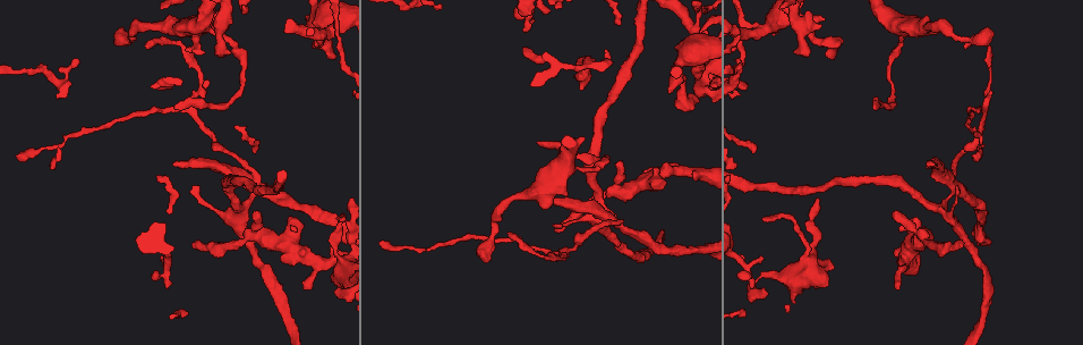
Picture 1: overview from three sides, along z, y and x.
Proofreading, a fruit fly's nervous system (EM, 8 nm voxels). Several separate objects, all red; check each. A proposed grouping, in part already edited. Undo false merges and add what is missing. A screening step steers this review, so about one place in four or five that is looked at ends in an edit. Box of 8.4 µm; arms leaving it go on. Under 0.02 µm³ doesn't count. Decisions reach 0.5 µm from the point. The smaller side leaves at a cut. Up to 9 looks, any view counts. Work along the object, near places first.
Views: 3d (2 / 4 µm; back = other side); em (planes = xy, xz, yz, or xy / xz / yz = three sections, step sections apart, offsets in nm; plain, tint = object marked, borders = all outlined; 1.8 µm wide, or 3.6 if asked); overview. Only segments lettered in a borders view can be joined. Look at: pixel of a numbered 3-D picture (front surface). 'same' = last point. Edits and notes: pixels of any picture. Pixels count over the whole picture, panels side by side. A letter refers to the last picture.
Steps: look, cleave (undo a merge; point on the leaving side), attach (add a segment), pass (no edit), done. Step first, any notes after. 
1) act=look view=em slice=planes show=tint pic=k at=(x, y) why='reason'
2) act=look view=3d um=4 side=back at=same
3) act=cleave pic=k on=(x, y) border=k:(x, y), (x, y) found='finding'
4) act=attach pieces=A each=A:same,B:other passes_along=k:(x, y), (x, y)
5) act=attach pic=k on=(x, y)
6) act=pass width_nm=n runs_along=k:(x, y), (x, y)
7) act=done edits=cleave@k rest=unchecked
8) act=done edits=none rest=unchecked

act=look view=3d um=4 pic=1 at=(833, 55) why='branch stops here'

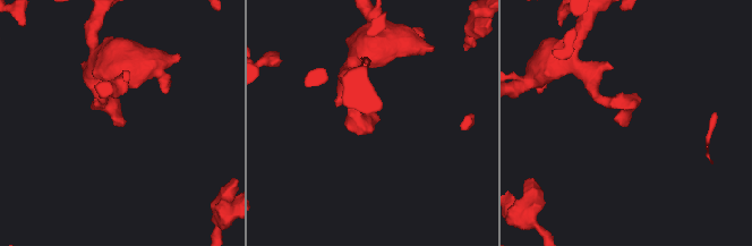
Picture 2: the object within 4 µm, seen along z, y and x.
act=look view=em slice=planes show=tint pic=2 at=(626, 121)

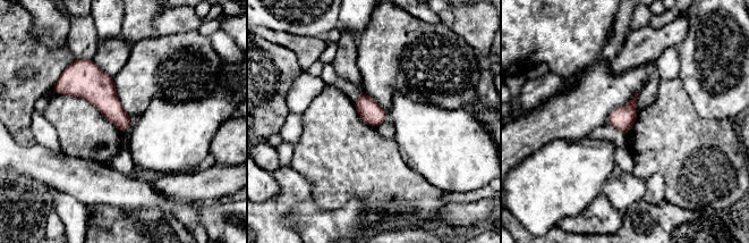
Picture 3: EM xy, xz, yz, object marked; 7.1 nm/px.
act=look view=em slice=planes show=borders at=same why='see the neighbours'

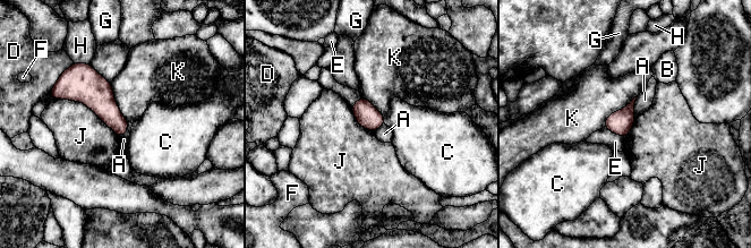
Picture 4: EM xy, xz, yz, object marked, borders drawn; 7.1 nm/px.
act=pass width_nm=160 each=A:other,B:other,C:other,D:other,E:other,F:other,G:other,H:other,J:other,K:other border=4:(51, 96), (83, 102), (119, 137) found='no lettered segment goes on from it'

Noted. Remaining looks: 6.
act=look view=3d um=4 pic=1 at=(227, 49) why='free end'

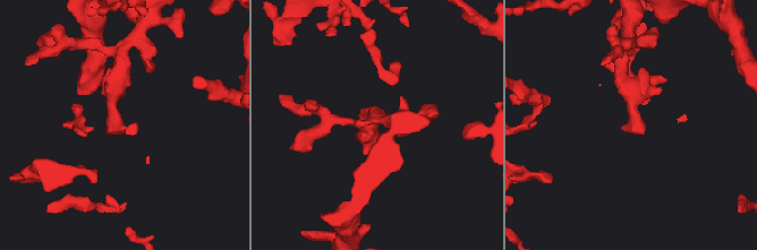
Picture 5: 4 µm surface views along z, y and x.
act=look view=em slice=planes show=tint pic=5 at=(621, 127) why='now the EM'

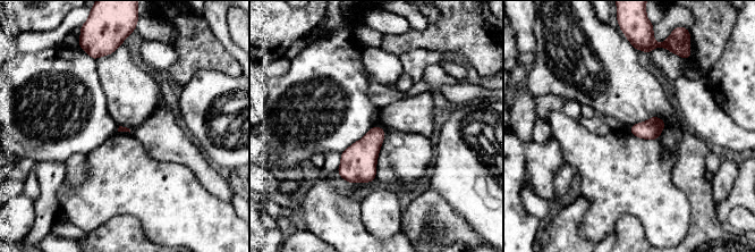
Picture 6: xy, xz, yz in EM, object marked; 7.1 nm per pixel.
act=look view=em slice=planes show=borders at=same why='see the neighbours'

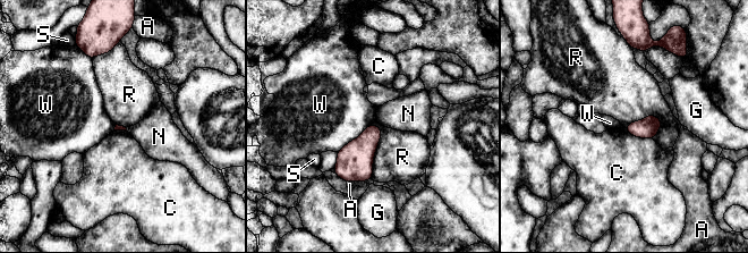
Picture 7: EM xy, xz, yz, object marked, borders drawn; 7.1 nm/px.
act=pass each=A:other,C:other,G:other,N:other,R:other,S:other,W:other border=7:(373, 124), (381, 137), (371, 178) found='none of them fits'

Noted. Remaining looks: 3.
act=look view=3d um=4 pic=1 at=(125, 30)

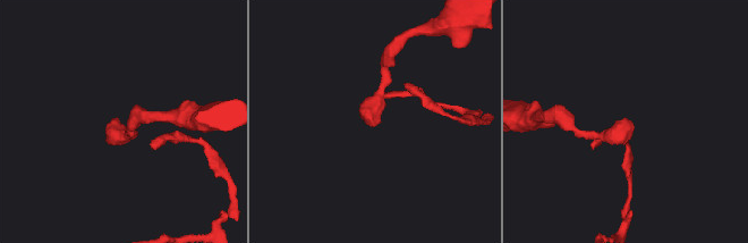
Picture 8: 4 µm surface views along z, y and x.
act=look view=em slice=xy step=8 show=borders pic=8 at=(373, 125) why='shape alone is not enough'

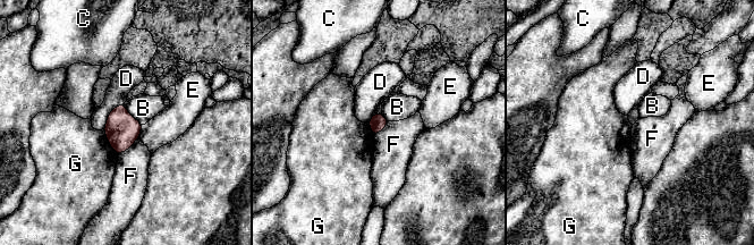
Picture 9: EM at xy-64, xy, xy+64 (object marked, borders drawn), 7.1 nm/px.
act=look view=em slice=planes show=borders at=same why='cut it another way'

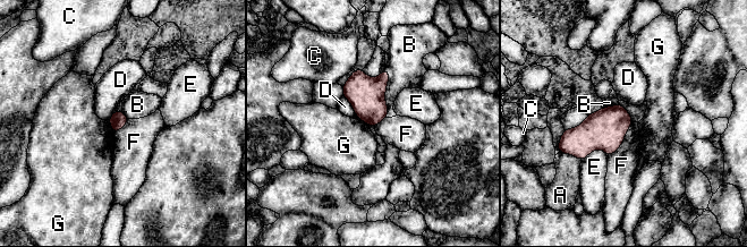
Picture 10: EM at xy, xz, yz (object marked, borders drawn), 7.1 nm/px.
act=pass width_nm=110 each=A:other,B:other,C:other,D:other,E:other,F:other,G:other found='none of them fits'

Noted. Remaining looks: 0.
act=done edits=none rest=unchecked

